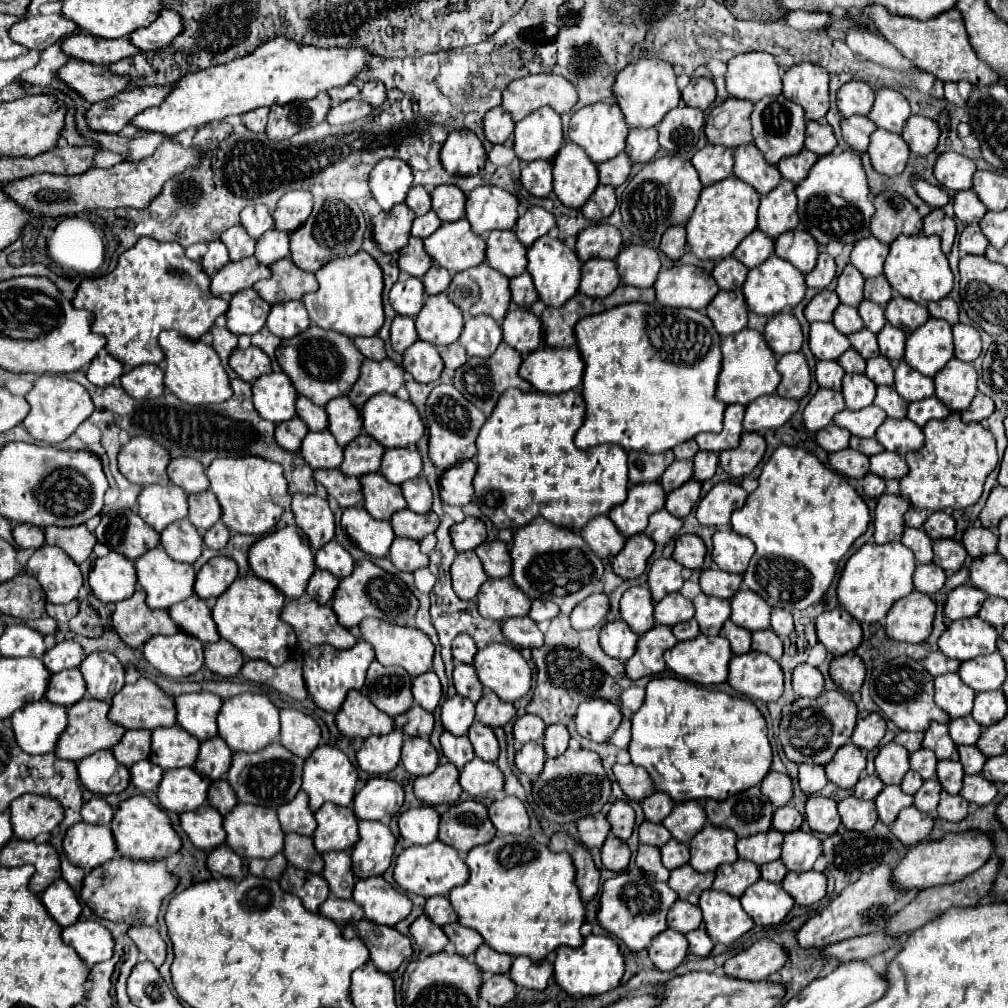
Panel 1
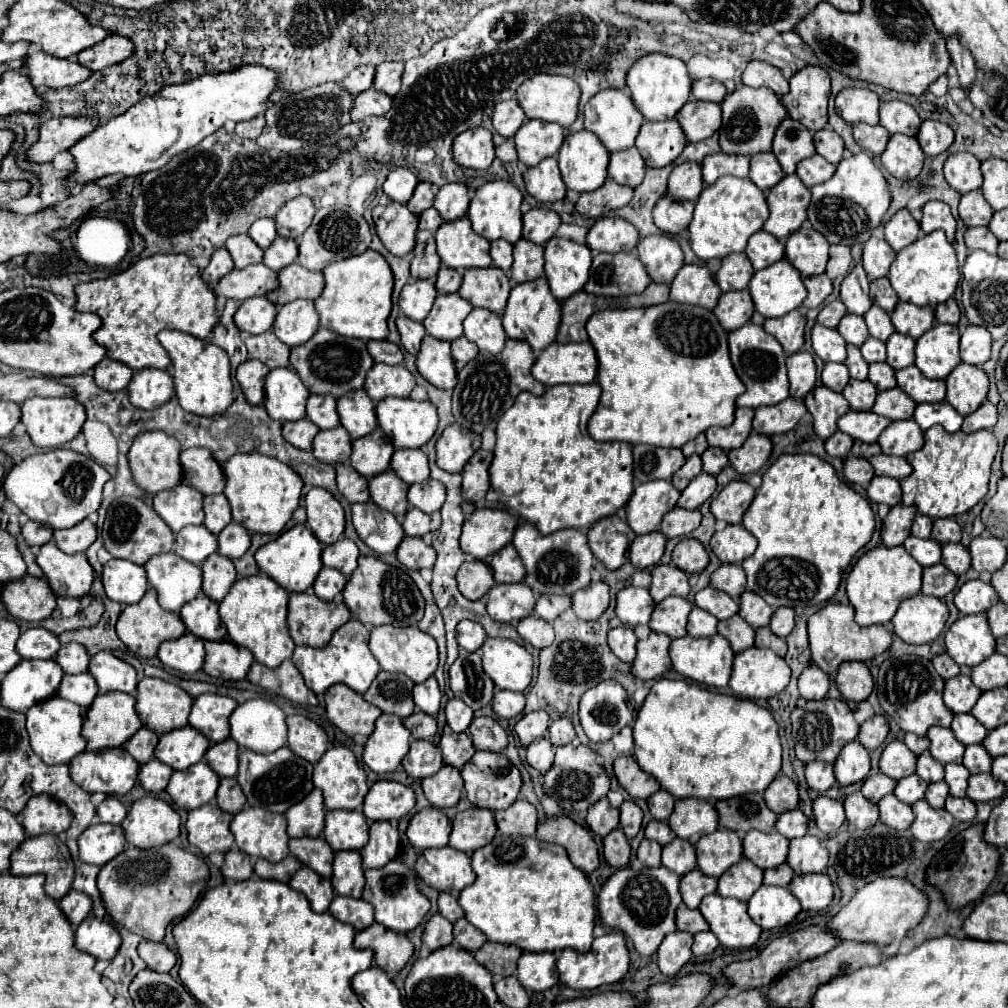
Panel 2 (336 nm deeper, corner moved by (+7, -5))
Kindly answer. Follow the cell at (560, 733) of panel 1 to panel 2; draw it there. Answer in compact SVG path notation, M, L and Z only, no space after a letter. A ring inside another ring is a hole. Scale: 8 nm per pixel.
M563 717L563 719L557 719L549 725L549 739L553 743L553 747L559 747L559 745L567 745L575 739L575 729L573 729L573 723Z

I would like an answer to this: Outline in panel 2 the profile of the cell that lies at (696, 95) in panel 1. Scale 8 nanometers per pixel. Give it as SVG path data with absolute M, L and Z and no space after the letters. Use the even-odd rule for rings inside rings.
M707 77L707 79L697 79L693 83L693 89L691 89L693 97L695 99L705 99L705 101L715 101L715 103L721 103L723 97L727 95L727 89L723 83Z

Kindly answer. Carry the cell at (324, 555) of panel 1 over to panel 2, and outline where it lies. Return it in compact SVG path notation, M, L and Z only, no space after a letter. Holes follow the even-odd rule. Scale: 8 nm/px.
M339 539L337 543L323 549L323 565L345 573L345 577L351 577L351 573L355 571L357 557L359 547L351 539Z

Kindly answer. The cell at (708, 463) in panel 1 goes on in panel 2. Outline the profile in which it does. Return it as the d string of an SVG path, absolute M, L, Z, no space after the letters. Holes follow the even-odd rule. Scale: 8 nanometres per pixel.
M709 447L701 455L701 459L703 459L703 471L709 473L709 475L717 475L729 463L727 453L723 449L719 449L719 447Z

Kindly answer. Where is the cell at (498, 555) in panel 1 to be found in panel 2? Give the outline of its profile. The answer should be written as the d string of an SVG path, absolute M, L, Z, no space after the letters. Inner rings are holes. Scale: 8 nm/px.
M511 543L493 555L489 559L489 565L493 569L493 577L497 583L519 583L527 575L525 565Z

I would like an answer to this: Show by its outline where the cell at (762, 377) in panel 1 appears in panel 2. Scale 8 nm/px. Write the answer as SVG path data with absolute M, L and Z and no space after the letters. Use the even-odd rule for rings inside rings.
M747 323L741 329L729 333L729 351L733 367L739 379L745 383L747 391L737 397L737 407L751 407L757 409L761 405L775 405L789 397L789 381L787 381L787 367L785 367L785 351L779 341L765 333L763 327Z

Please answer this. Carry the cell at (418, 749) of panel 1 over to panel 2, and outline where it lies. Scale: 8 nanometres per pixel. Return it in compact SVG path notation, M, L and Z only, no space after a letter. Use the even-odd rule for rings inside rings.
M411 741L411 749L403 759L403 767L413 779L435 775L443 767L441 749L431 741Z

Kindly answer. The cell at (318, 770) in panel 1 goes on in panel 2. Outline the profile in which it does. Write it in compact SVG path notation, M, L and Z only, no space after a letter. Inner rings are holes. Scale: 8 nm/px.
M331 747L315 765L313 783L323 791L325 809L359 809L367 795L363 765L347 747Z

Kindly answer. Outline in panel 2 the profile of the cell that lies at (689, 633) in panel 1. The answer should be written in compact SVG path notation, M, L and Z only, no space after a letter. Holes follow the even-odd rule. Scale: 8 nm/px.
M693 607L691 615L689 615L687 633L693 637L711 637L717 633L717 623L719 623L719 619L713 617L709 611Z

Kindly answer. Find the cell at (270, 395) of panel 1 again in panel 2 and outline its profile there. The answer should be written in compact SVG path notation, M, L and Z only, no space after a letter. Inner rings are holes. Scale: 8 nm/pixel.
M291 367L273 369L265 381L265 407L269 417L285 423L305 417L309 389Z

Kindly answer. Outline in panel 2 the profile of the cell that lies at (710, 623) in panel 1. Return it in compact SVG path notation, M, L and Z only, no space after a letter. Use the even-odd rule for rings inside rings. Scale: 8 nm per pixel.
M705 587L695 595L695 605L713 613L717 619L729 619L739 611L739 603L731 599L727 593L717 591L713 587Z

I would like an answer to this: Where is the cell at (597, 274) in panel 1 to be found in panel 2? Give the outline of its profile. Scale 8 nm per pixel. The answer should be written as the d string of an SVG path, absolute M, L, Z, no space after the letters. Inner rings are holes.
M599 253L593 257L587 293L605 297L639 295L651 283L651 277L637 253Z

